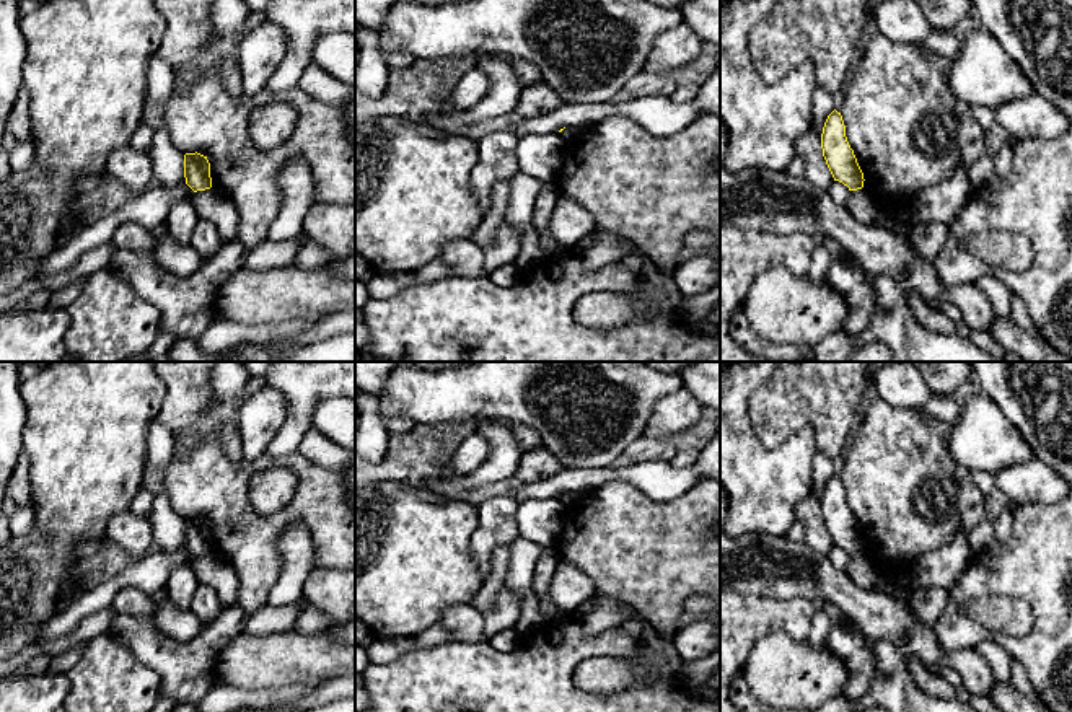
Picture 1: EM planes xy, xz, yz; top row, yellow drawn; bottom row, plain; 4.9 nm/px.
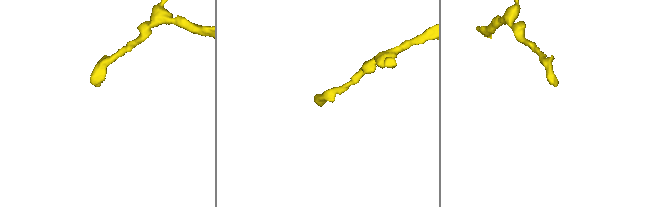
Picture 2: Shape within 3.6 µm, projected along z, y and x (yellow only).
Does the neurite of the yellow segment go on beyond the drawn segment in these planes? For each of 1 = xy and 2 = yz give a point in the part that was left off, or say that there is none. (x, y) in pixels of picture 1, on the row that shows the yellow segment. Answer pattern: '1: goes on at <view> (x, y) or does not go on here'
1: does not go on here
2: does not go on here

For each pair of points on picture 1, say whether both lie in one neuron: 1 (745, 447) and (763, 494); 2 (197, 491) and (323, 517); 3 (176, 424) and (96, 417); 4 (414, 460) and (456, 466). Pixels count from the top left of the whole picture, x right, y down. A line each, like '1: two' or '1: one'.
1: one
2: one
3: two
4: two

